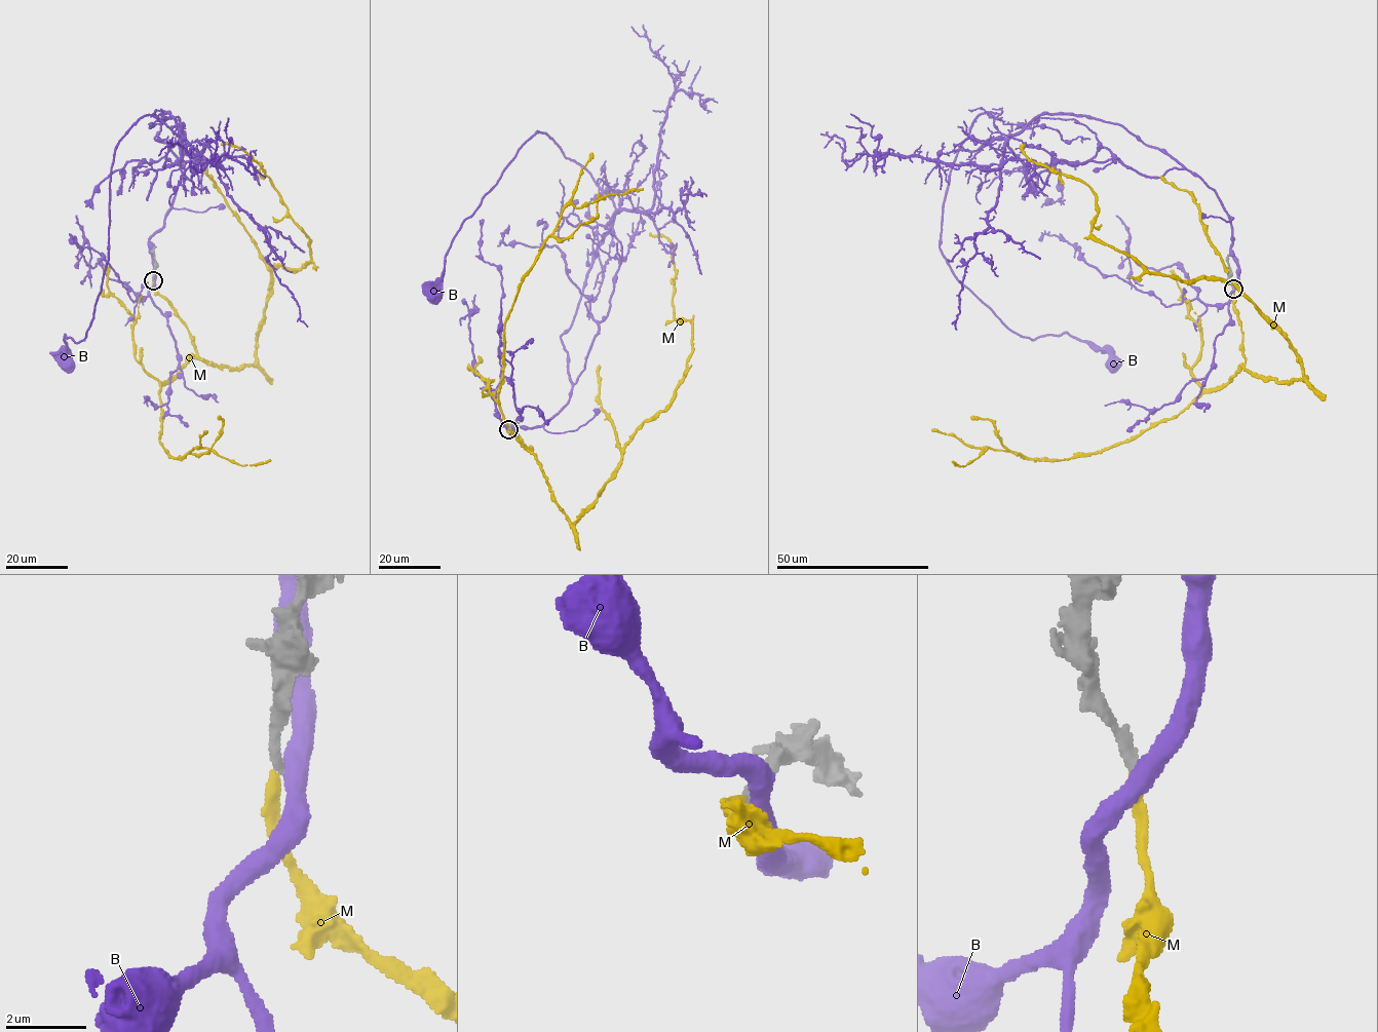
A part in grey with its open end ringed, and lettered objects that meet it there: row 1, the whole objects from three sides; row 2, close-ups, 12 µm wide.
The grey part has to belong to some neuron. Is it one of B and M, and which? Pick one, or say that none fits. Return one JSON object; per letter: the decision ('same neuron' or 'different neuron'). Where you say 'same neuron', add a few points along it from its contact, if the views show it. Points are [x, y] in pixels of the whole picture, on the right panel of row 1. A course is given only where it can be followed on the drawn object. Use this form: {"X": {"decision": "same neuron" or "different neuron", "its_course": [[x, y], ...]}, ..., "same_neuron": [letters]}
{"B": {"decision": "different neuron"}, "M": {"decision": "same neuron", "its_course": [[1233, 289], [1246, 369], [1303, 379], [1286, 335], [1232, 283], [1153, 273], [1099, 242], [1095, 193], [1022, 147]]}, "same_neuron": ["M"]}

